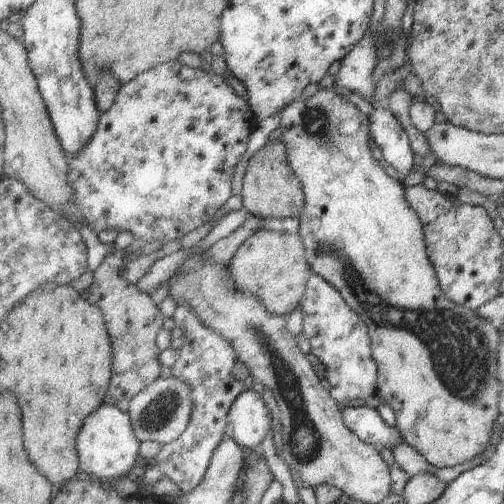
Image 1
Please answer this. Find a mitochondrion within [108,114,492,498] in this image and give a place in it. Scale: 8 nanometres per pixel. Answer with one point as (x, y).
(458, 346)

